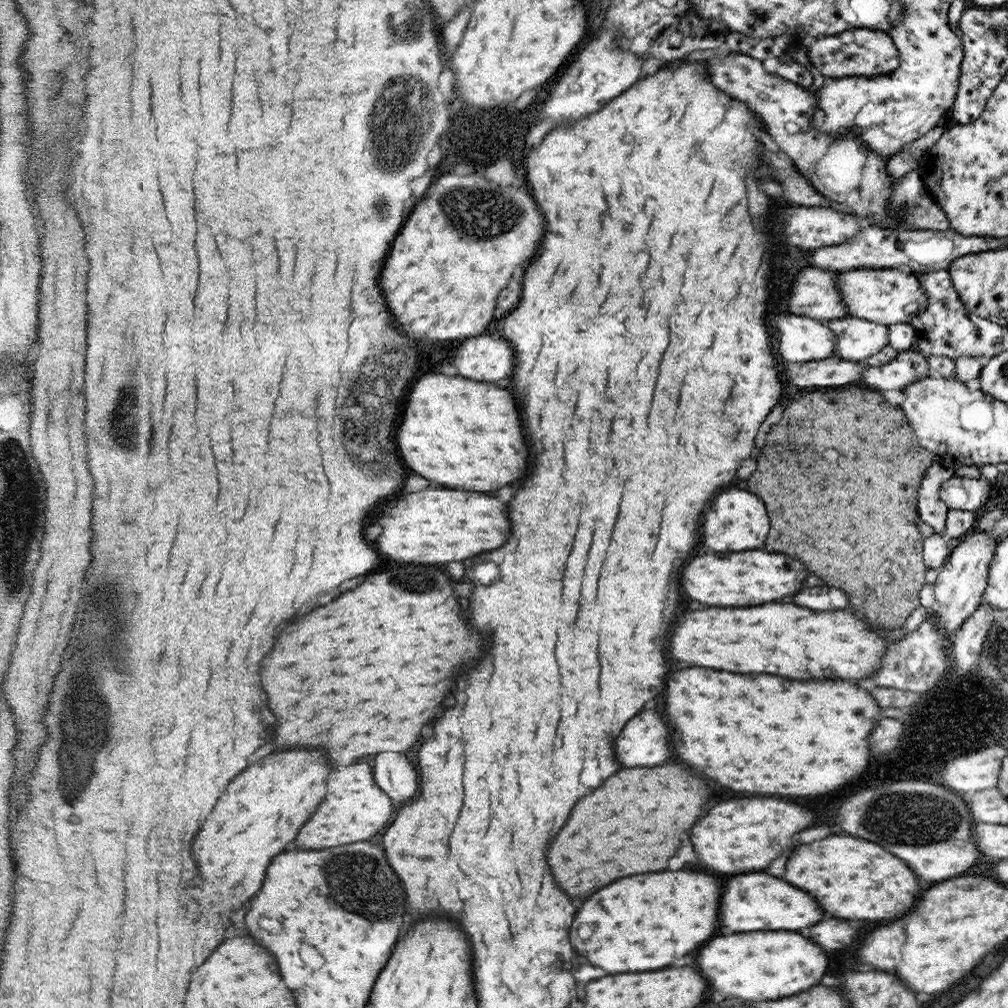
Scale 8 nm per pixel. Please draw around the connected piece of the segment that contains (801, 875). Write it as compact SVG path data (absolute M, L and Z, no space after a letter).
M840 834L796 848L786 864L784 878L786 882L794 882L794 886L802 886L808 894L814 894L814 898L824 898L818 902L822 902L822 908L834 918L898 918L912 910L920 894L918 878L904 860L874 842Z

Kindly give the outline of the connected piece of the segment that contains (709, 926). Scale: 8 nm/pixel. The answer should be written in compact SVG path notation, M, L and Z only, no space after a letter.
M656 872L656 874L638 874L630 878L620 878L610 886L598 890L578 912L574 918L574 926L570 930L570 942L574 942L574 950L588 958L590 964L604 968L608 974L622 972L648 972L670 966L676 958L690 954L692 950L704 946L704 942L718 928L716 916L720 908L720 882L712 874L704 872Z

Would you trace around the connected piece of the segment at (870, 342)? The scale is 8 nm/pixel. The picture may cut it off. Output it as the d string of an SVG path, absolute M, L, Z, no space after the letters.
M852 316L825 322L837 335L833 356L849 361L864 361L889 344L889 326Z

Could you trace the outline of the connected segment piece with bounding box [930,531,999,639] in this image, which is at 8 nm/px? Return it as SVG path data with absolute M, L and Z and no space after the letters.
M974 532L967 535L959 546L951 551L949 560L944 562L934 584L936 603L930 613L937 620L939 629L952 638L956 630L973 616L978 606L984 602L985 589L988 588L989 567L996 556L996 538L988 532Z

